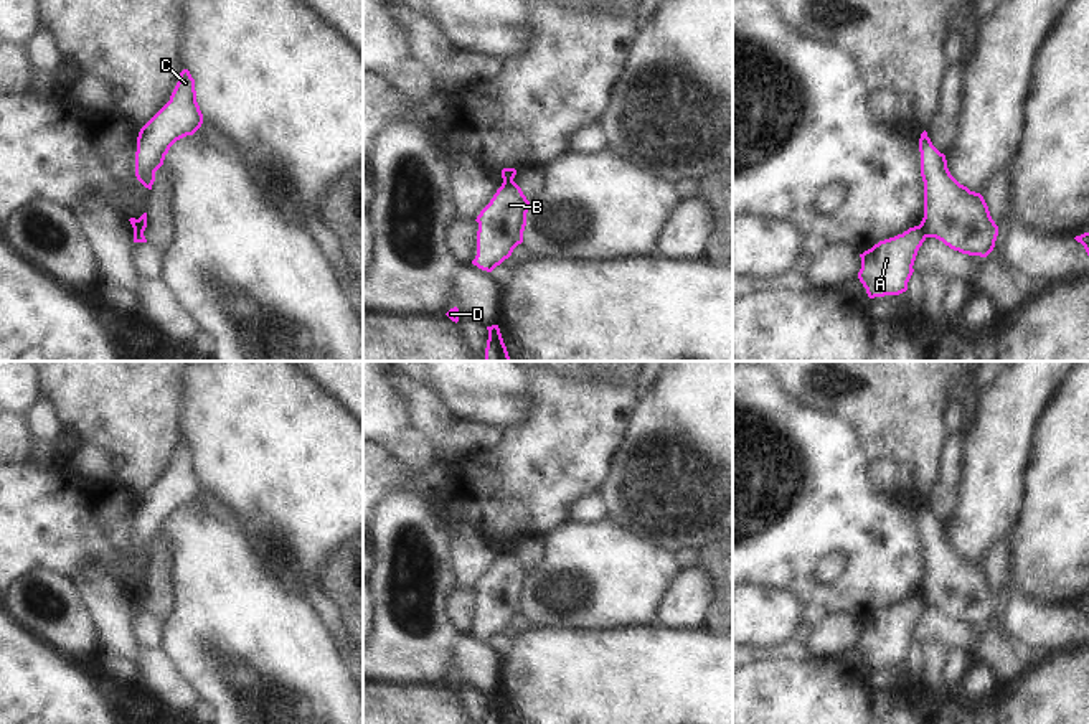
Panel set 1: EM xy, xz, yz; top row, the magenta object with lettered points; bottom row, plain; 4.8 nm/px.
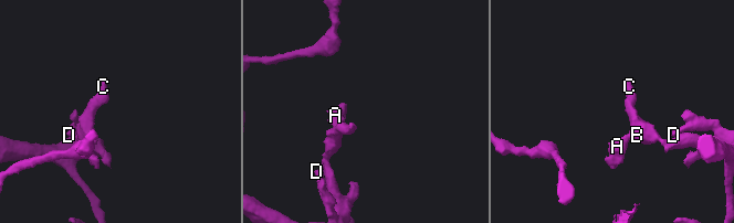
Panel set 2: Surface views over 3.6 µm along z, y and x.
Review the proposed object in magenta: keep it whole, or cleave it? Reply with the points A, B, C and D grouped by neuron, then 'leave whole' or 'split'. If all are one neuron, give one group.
A / B C D; split

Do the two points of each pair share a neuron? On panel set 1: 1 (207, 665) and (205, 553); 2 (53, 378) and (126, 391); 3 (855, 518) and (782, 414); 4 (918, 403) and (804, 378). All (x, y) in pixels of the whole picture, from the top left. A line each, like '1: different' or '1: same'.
1: same
2: same
3: same
4: same

